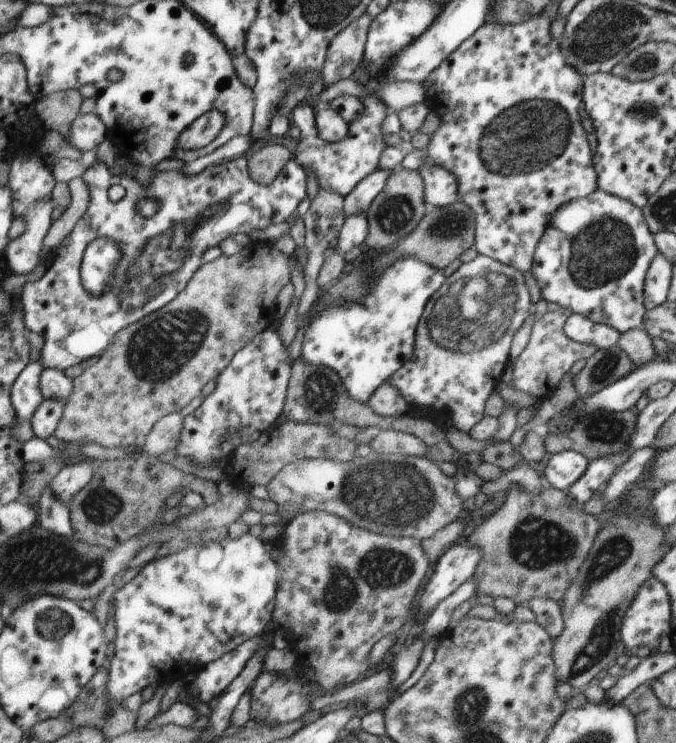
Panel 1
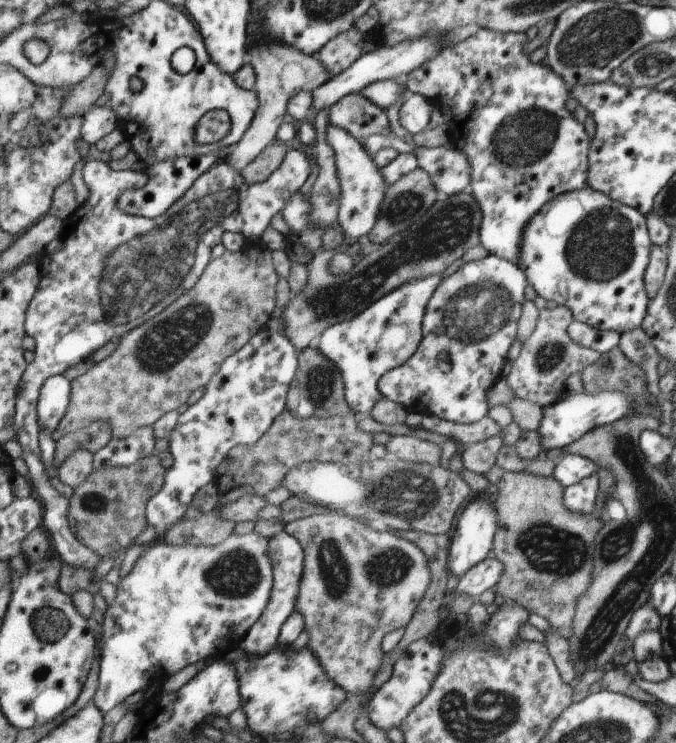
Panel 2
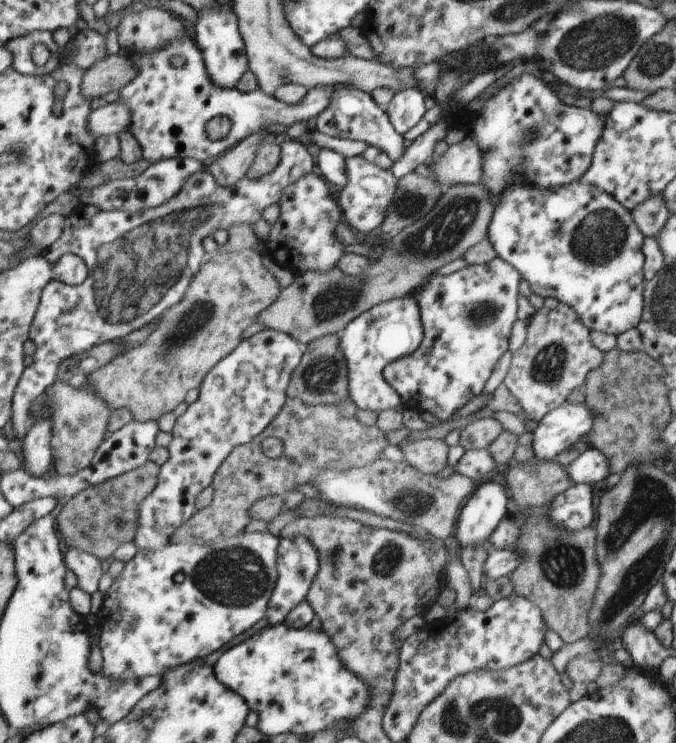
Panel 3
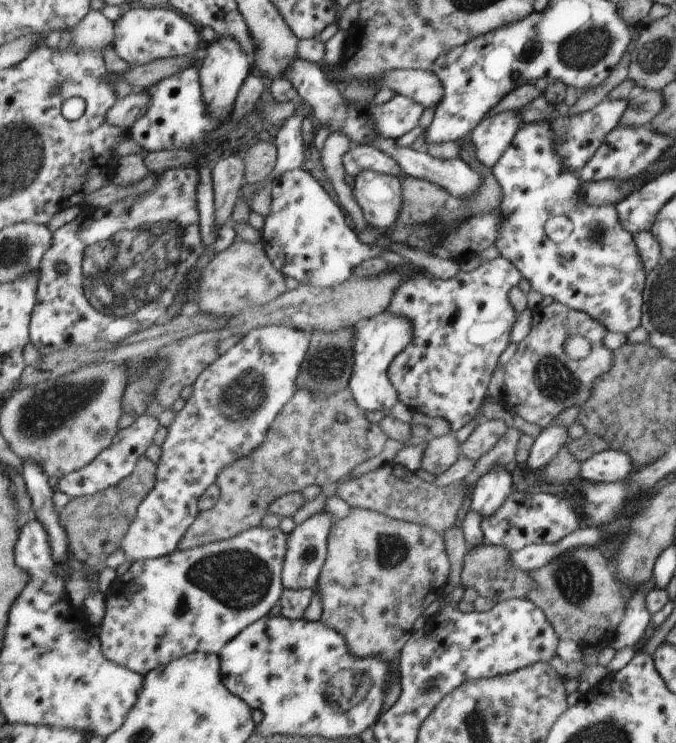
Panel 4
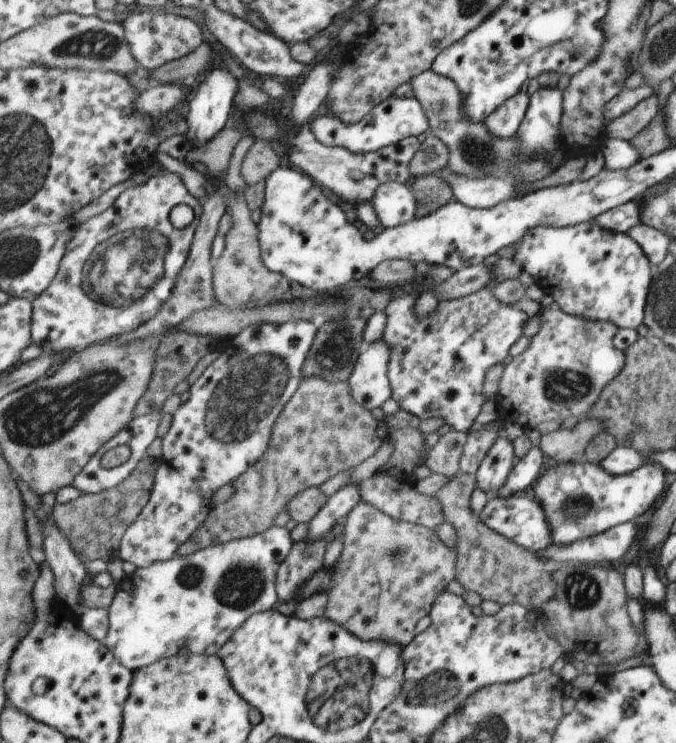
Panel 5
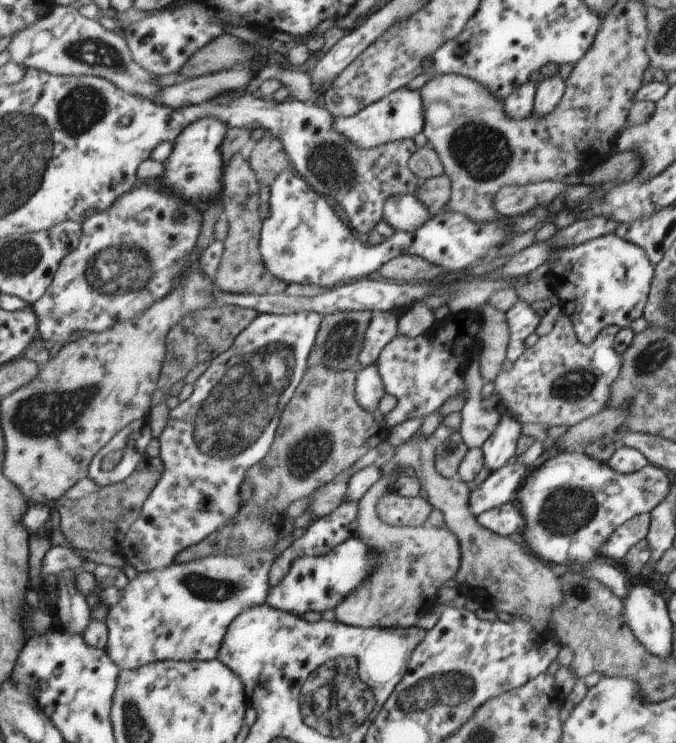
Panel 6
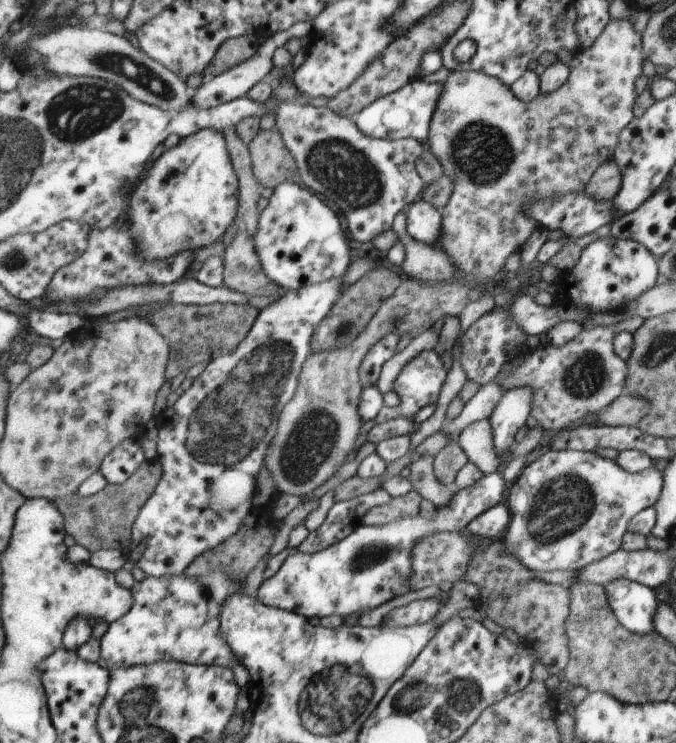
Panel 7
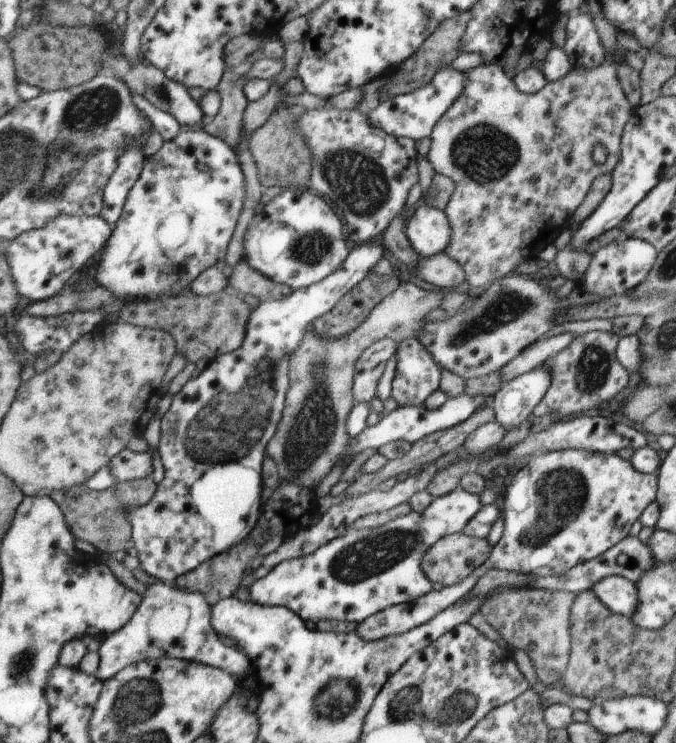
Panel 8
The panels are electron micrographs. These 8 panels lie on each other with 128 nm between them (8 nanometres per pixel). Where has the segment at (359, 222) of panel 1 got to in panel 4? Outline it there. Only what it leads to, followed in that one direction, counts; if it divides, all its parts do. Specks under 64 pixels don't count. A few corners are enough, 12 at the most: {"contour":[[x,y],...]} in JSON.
{"contour":[[364,171],[353,193],[367,224],[390,231],[402,179]]}

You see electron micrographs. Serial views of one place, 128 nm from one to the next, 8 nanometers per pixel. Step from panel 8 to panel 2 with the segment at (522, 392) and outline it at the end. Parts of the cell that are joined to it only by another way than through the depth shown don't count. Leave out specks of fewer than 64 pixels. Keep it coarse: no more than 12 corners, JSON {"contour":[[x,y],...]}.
{"contour":[[480,495],[450,534],[447,569],[461,578],[490,554],[498,519]]}

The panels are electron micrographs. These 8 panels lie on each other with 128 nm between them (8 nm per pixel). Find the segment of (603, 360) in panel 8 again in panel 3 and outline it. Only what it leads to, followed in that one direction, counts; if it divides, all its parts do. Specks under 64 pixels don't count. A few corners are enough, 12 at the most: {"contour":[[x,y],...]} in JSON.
{"contour":[[570,305],[527,324],[503,382],[539,423],[603,364]]}

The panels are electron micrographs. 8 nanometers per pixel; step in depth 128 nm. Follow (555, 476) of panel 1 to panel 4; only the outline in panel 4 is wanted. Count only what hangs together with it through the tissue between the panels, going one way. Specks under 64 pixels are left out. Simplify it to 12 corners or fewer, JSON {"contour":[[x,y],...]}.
{"contour":[[624,450],[581,464],[582,480],[614,482],[635,470]]}

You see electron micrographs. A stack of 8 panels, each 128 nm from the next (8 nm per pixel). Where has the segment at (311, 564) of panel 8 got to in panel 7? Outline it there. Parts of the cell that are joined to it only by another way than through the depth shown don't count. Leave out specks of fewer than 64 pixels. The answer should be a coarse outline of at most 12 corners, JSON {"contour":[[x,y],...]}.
{"contour":[[502,471],[432,518],[353,524],[294,553],[258,597],[308,618],[360,615],[411,590],[413,548],[495,507]]}

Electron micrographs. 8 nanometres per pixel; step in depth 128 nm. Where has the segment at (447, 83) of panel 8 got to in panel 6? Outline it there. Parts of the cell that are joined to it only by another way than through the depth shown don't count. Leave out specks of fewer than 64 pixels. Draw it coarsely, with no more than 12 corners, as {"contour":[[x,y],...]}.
{"contour":[[400,87],[333,127],[371,149],[426,129],[420,89]]}

